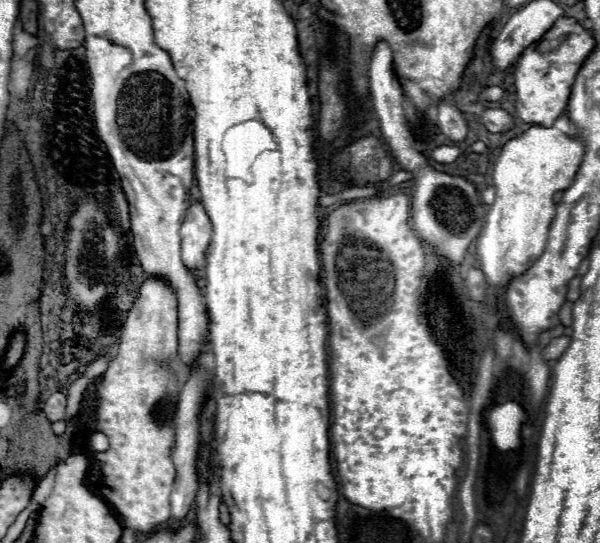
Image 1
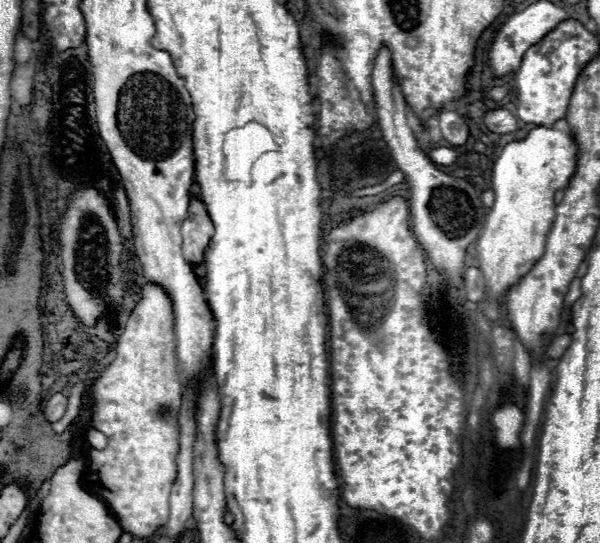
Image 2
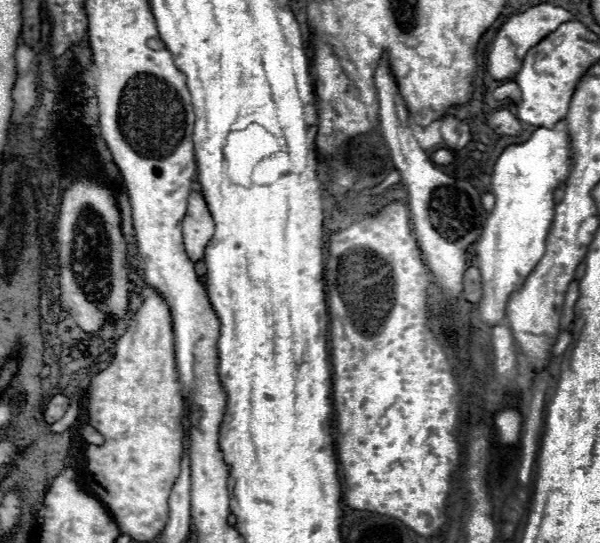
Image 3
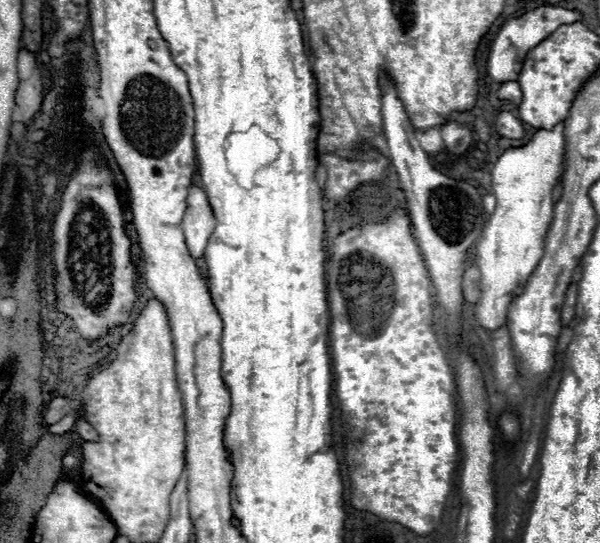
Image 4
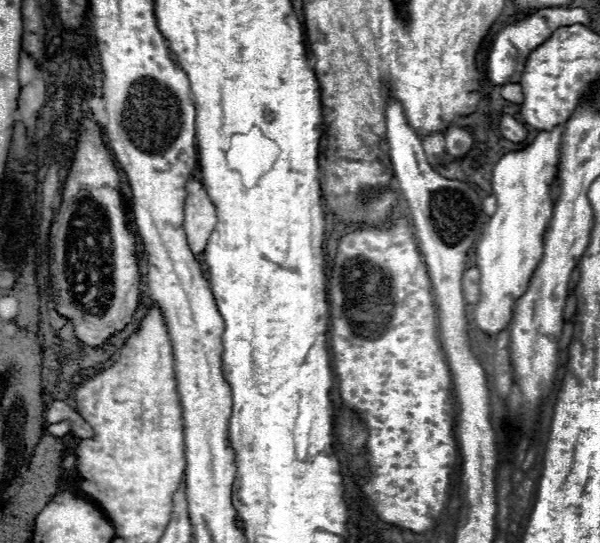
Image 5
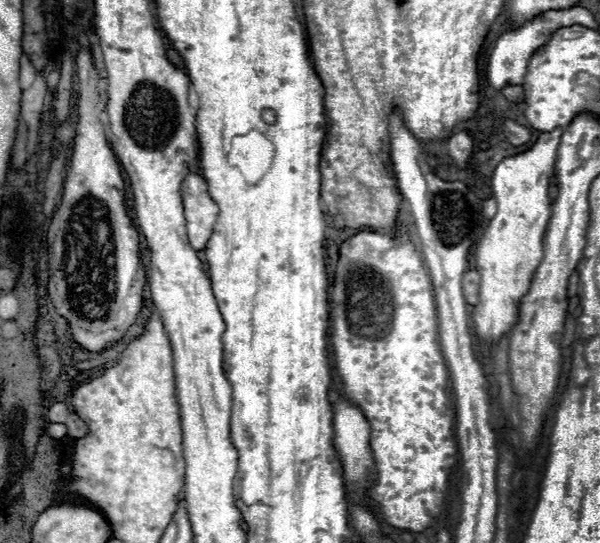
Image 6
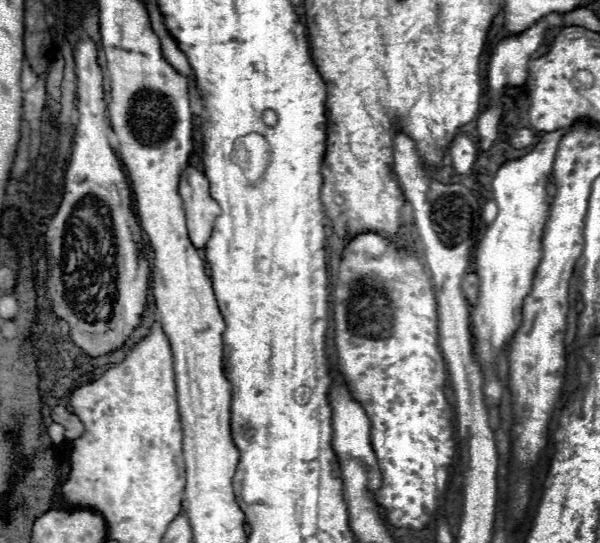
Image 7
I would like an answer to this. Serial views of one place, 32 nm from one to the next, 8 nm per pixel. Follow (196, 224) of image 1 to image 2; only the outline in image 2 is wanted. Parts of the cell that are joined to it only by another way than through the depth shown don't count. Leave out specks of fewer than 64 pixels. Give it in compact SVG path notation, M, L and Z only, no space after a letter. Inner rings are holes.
M196 196L190 198L188 214L182 222L182 252L186 254L186 260L190 264L202 264L204 262L204 250L214 234L214 224L208 216L208 210L204 202Z

